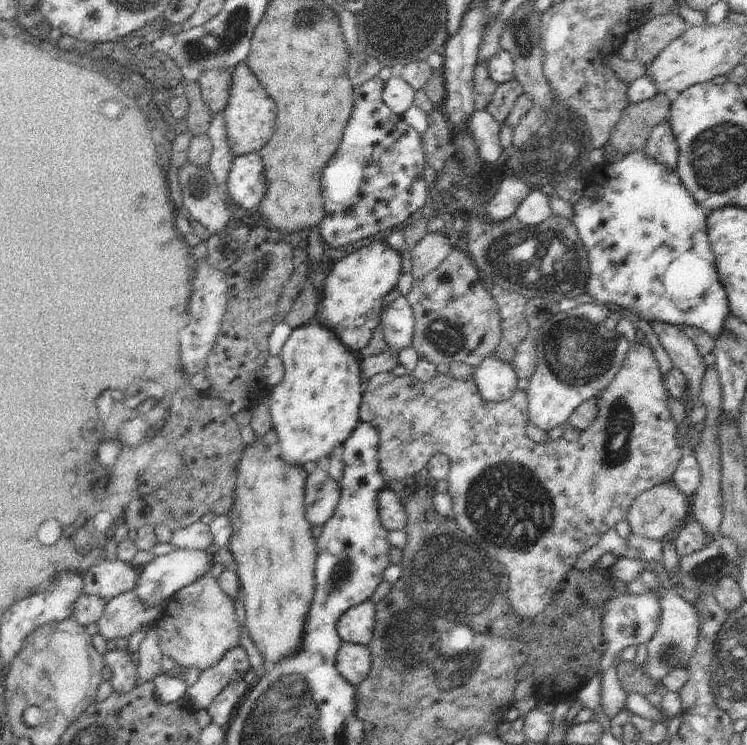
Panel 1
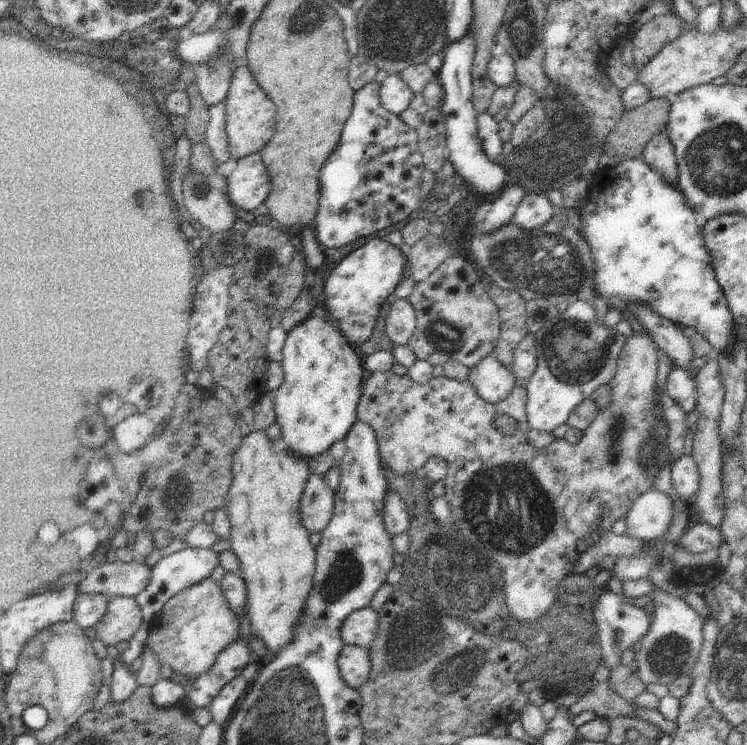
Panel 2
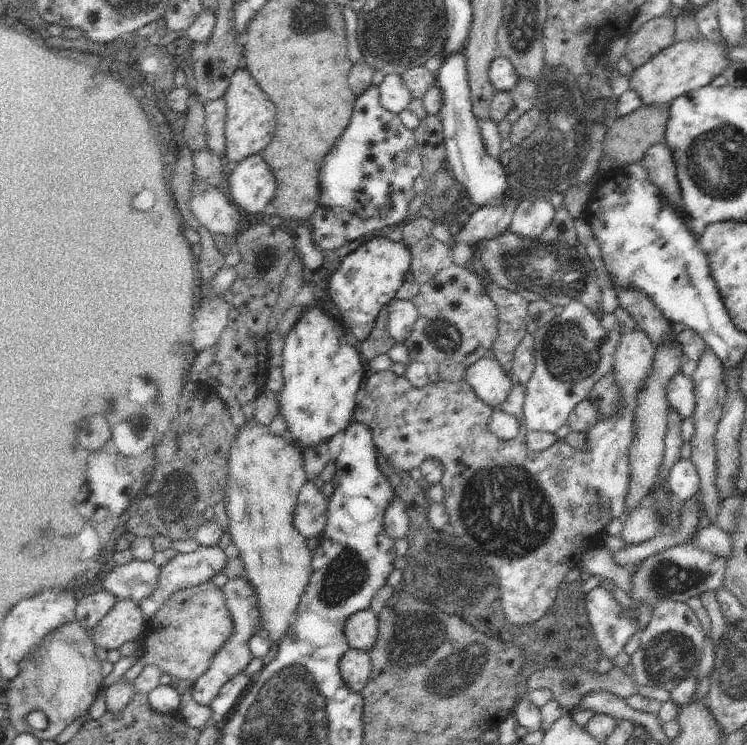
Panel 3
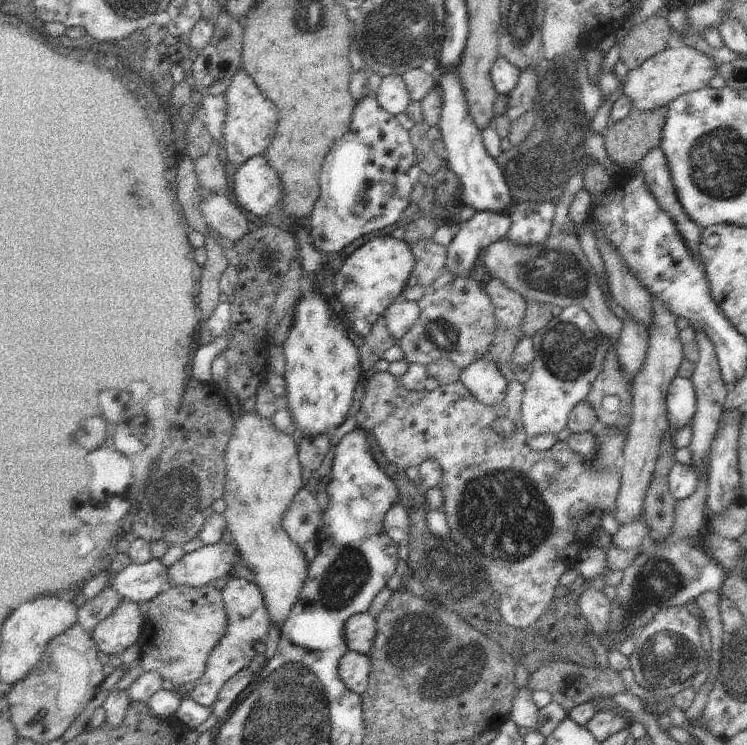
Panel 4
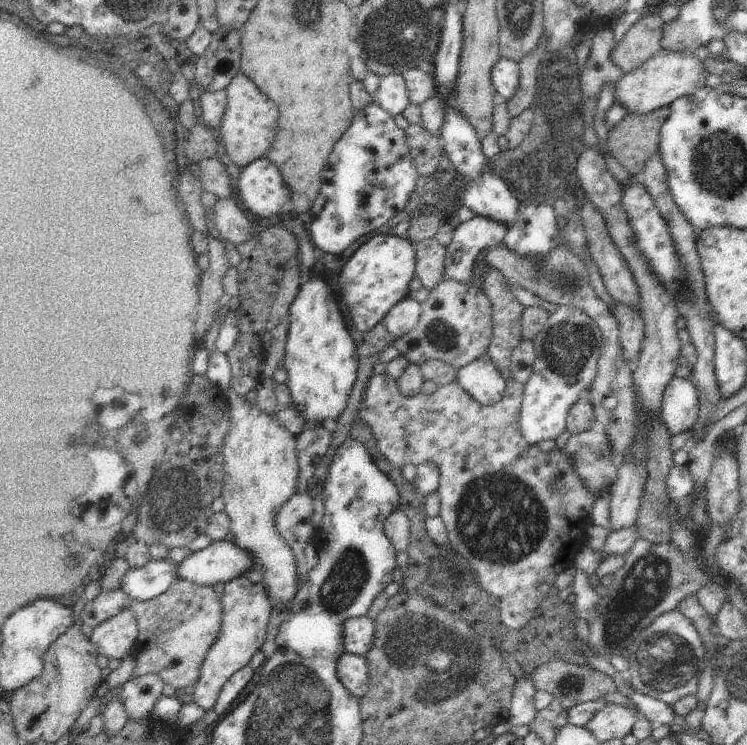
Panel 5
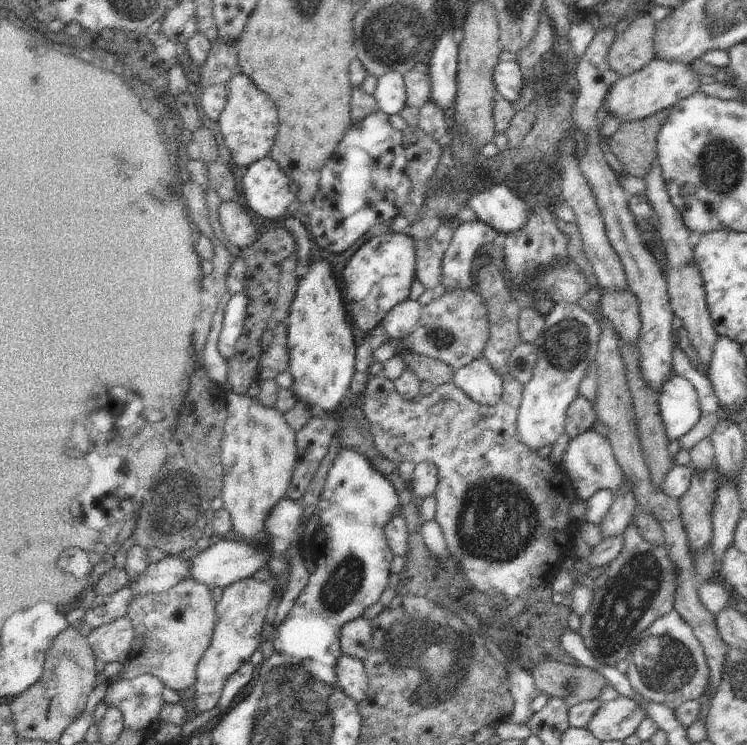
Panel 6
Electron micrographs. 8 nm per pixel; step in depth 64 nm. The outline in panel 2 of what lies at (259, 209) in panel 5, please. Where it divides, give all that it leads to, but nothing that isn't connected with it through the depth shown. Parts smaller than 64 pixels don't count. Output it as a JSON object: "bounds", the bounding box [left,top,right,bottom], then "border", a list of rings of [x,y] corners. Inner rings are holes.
{"bounds":[226,151,270,216],"border":[[[261,151],[237,160],[228,168],[226,196],[245,215],[251,216],[252,210],[266,202],[270,192],[270,174]]]}

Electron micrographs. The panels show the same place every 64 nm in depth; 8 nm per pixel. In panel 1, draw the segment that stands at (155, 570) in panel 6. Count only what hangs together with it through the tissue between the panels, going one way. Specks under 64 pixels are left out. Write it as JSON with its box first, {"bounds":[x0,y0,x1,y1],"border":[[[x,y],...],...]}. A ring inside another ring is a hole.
{"bounds":[82,558,141,600],"border":[[[102,558],[97,564],[91,563],[82,575],[82,593],[109,600],[135,590],[141,573],[130,563]]]}

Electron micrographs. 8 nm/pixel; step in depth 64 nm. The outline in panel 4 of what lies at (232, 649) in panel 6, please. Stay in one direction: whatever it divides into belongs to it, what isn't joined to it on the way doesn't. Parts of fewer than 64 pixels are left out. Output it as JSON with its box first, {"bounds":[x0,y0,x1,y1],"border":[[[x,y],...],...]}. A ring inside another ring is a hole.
{"bounds":[190,577,272,707],"border":[[[232,577],[222,590],[222,598],[224,599],[226,614],[228,614],[226,634],[216,644],[216,648],[210,652],[210,656],[206,660],[206,668],[198,680],[198,685],[190,693],[191,699],[205,707],[211,707],[216,702],[218,693],[234,674],[238,674],[242,669],[249,666],[252,658],[258,653],[254,648],[254,642],[263,642],[272,623],[268,608],[264,603],[262,590],[255,582],[249,582],[240,577]]]}

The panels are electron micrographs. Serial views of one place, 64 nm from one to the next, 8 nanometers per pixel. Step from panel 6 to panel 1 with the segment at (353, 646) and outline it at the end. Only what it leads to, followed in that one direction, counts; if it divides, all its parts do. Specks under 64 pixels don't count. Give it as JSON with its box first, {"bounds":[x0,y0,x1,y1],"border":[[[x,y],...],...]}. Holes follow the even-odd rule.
{"bounds":[337,599,376,645],"border":[[[369,599],[342,614],[337,623],[337,632],[342,641],[370,645],[376,624],[375,604]]]}

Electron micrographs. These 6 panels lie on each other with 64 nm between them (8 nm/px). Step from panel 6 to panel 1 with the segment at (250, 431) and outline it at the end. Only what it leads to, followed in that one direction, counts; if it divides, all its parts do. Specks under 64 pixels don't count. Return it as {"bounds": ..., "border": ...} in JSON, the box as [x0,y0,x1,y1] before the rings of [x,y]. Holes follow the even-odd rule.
{"bounds":[228,436,318,666],"border":[[[255,436],[254,440],[254,444],[245,447],[238,464],[235,504],[228,513],[233,529],[228,550],[234,555],[234,568],[244,594],[248,634],[266,665],[274,666],[301,650],[305,623],[316,593],[315,563],[318,550],[312,526],[305,517],[305,485],[310,469],[286,464],[270,454],[260,437]]]}

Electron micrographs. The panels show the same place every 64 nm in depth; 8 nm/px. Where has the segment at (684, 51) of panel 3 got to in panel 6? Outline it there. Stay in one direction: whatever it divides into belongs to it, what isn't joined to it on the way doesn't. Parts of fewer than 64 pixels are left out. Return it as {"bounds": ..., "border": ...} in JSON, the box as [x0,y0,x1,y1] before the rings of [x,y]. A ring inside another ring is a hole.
{"bounds":[604,57,700,122],"border":[[[654,57],[650,64],[646,64],[642,70],[625,76],[612,84],[604,98],[604,108],[607,116],[616,114],[620,122],[634,122],[652,116],[665,108],[671,108],[680,100],[696,93],[700,86],[699,75],[692,72],[692,66],[684,62],[666,62]]]}

